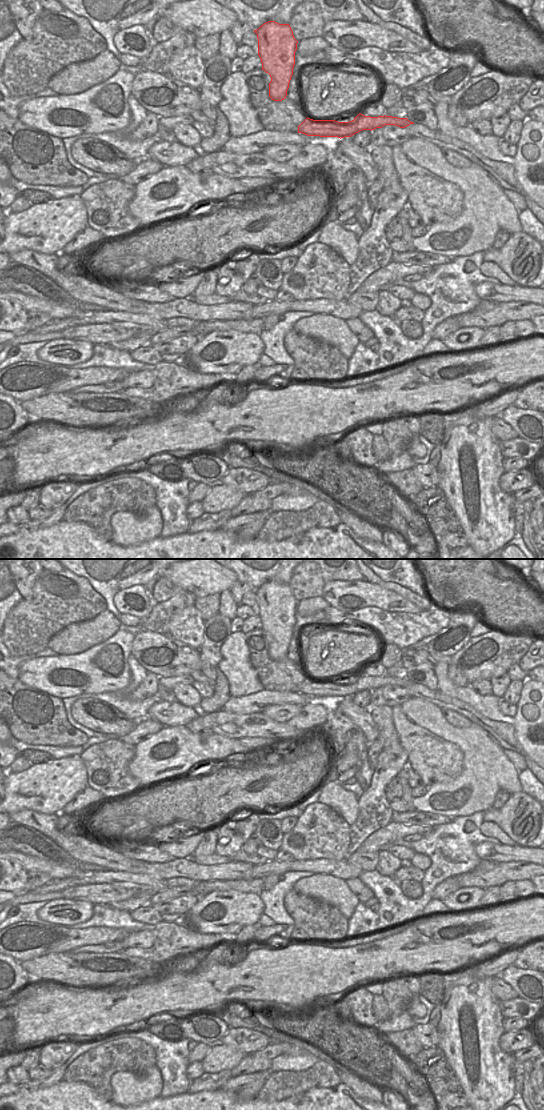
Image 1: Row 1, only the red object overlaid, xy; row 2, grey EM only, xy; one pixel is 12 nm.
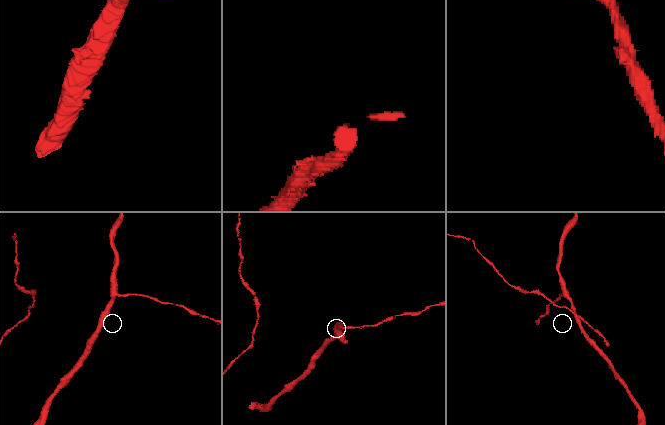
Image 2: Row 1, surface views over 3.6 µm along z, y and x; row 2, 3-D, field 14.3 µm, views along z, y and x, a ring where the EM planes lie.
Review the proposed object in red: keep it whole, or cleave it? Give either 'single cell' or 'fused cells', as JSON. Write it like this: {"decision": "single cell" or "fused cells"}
{"decision": "single cell"}

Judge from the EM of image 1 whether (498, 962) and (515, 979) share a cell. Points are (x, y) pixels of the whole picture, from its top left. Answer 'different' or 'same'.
different

